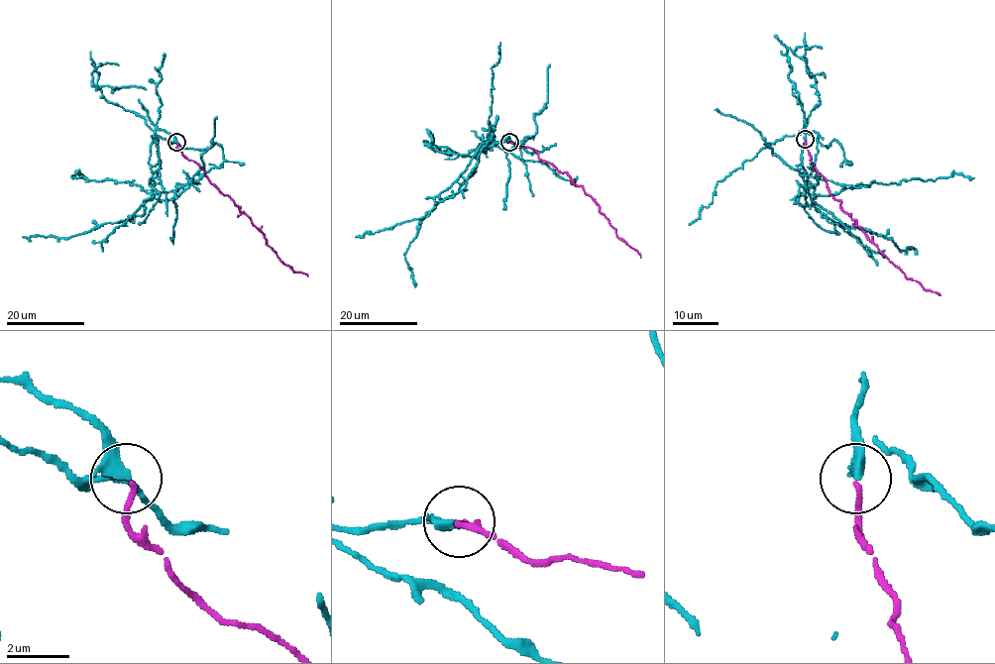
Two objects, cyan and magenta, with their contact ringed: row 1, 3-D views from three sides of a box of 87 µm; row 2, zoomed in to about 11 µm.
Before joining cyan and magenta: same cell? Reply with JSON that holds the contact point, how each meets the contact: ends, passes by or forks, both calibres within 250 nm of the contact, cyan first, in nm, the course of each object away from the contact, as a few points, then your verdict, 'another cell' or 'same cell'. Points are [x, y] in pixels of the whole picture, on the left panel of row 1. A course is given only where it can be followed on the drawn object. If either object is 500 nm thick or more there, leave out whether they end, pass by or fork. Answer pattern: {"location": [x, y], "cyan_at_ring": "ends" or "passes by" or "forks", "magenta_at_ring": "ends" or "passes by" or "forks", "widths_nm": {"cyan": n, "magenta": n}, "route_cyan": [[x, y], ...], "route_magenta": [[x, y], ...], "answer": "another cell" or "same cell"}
{"location": [176, 142], "cyan_at_ring": "ends", "magenta_at_ring": "ends", "widths_nm": {"cyan": 400, "magenta": 150}, "route_cyan": [[177, 142], [156, 130], [161, 166], [143, 215], [67, 238], [22, 236]], "route_magenta": [[177, 143], [183, 156], [193, 161], [208, 179], [248, 216], [282, 262], [307, 276]], "answer": "another cell"}

